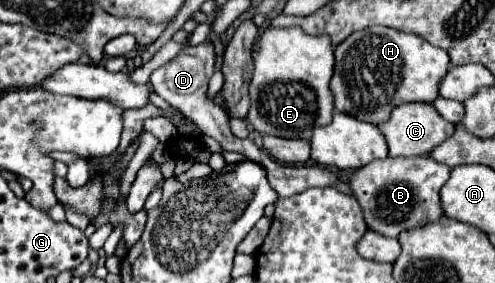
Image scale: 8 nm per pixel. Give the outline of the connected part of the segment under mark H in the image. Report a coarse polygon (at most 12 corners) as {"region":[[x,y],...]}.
{"region":[[367,27],[335,47],[335,109],[433,103],[449,55]]}

